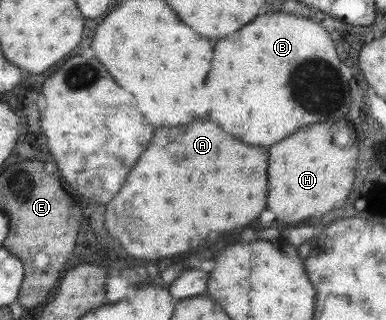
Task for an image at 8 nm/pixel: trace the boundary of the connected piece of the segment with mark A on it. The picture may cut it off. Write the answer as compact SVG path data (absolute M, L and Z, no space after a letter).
M193 121L187 125L175 125L167 129L155 129L149 147L141 153L139 161L127 173L125 185L119 193L105 205L105 229L113 237L127 237L139 241L121 241L125 253L141 259L157 259L165 255L179 255L187 249L203 243L207 233L225 233L237 227L245 227L259 217L265 209L267 195L267 149L243 145L239 139L223 133L215 123Z

